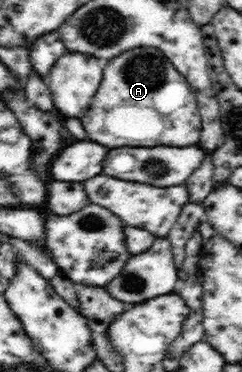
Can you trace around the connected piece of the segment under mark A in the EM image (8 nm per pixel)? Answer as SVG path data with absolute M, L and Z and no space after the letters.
M136 46L108 61L102 83L88 111L80 117L92 141L106 147L199 145L202 117L196 95L162 50Z

